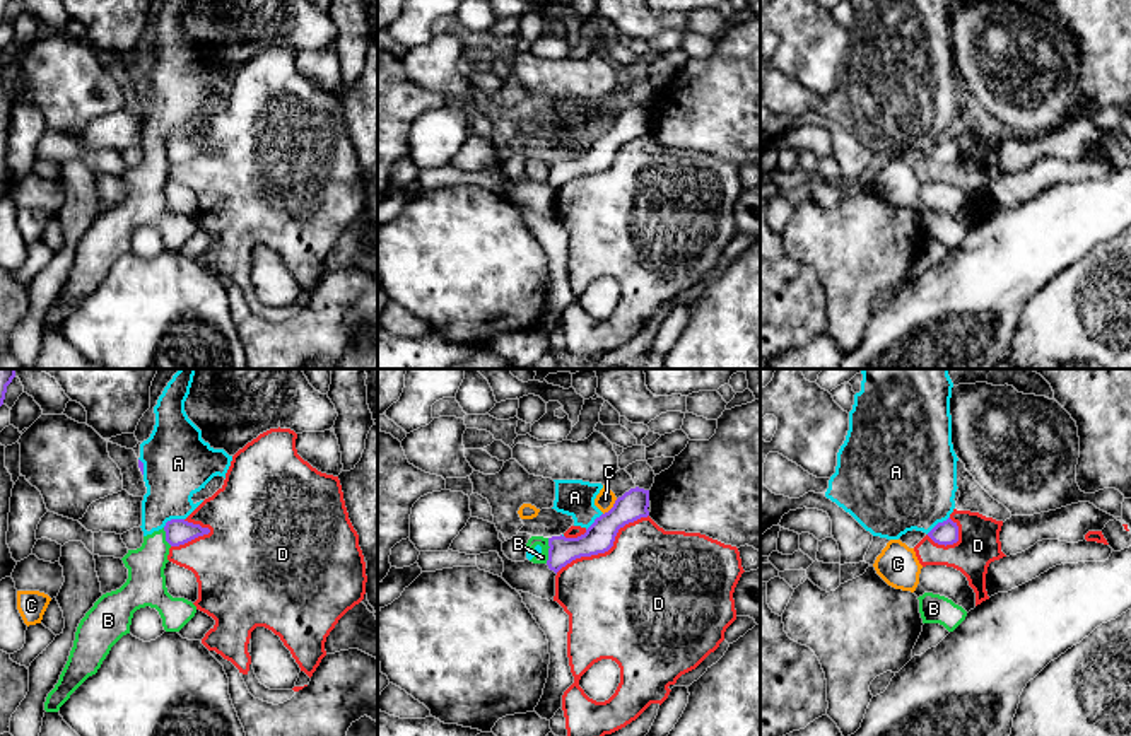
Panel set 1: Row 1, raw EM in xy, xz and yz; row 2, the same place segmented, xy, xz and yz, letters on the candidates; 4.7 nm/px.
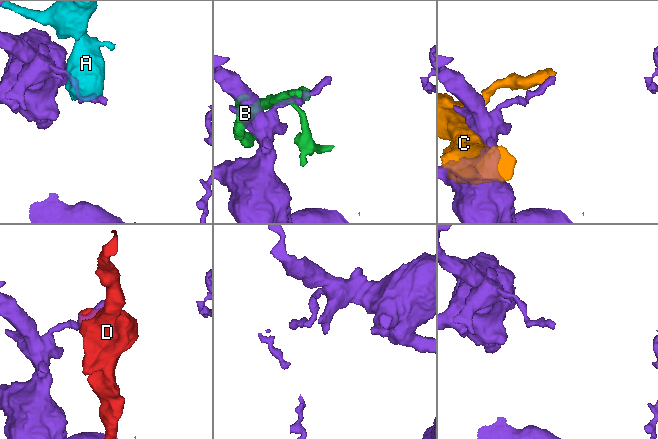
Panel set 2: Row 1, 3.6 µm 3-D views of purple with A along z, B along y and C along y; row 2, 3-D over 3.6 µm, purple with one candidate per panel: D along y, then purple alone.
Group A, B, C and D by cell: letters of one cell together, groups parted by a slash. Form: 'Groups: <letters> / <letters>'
Groups: A B / C / D

